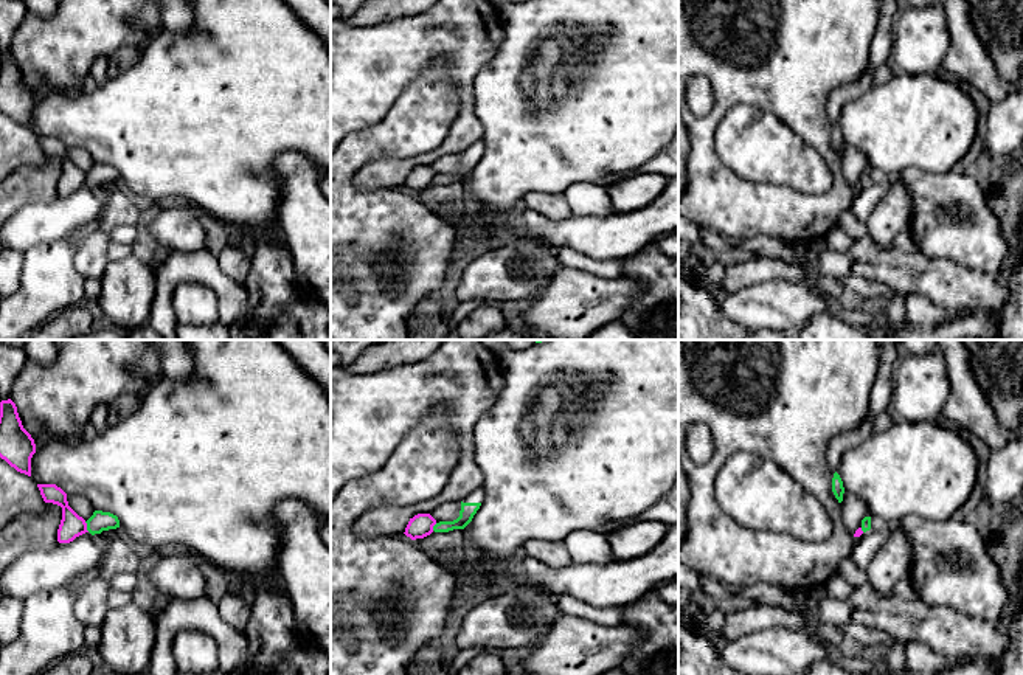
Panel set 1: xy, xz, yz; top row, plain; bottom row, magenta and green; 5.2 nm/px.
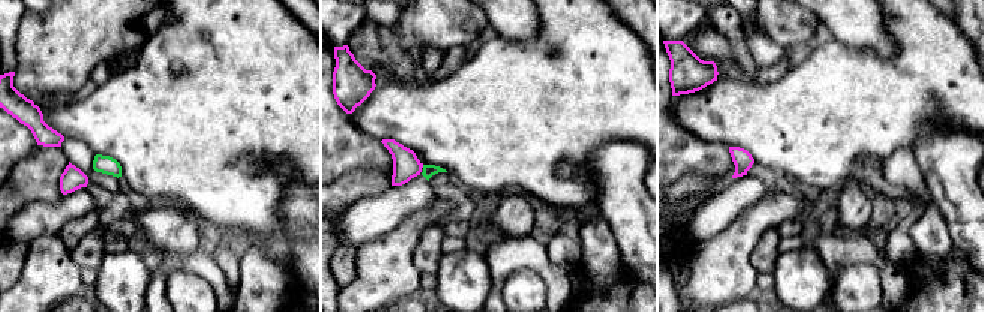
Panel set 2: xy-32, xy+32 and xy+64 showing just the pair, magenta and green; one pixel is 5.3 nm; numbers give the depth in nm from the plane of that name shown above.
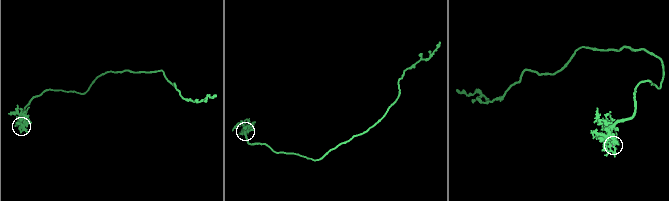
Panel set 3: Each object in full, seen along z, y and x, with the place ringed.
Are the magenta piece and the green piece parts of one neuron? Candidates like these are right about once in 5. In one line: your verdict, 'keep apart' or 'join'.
keep apart

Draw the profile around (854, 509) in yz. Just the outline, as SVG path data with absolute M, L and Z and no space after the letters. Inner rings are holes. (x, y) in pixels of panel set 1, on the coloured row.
M849 490L843 493L841 514L844 526L852 535L862 528L862 520L869 517L865 501Z

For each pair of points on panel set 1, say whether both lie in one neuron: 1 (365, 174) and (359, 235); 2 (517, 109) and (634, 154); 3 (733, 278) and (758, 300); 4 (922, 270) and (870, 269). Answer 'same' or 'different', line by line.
1: different
2: same
3: different
4: same

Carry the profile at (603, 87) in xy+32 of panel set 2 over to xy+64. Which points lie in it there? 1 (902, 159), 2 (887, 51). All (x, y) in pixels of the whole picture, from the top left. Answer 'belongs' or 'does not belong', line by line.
1: does not belong
2: does not belong

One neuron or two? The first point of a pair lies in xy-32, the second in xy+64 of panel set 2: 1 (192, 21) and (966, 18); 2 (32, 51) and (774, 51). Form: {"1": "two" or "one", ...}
{"1": "two", "2": "two"}

